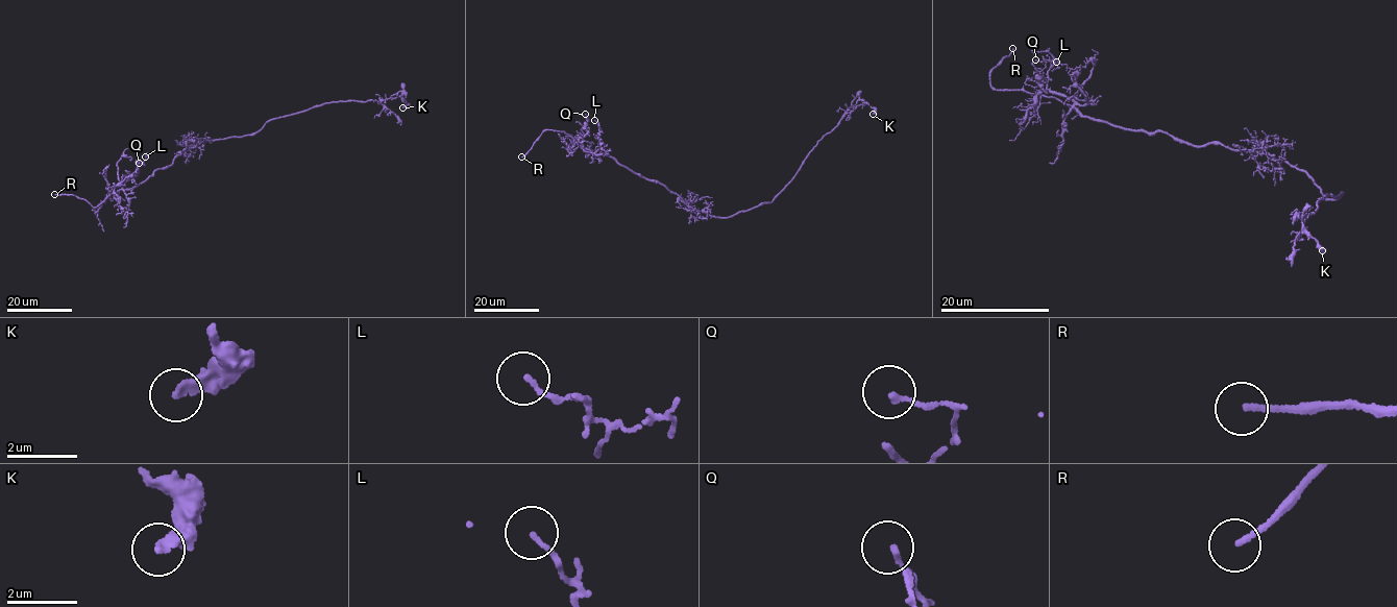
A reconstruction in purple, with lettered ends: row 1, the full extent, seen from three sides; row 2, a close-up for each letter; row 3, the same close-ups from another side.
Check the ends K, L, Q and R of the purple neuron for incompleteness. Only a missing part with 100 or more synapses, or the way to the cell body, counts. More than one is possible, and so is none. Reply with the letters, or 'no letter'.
R

